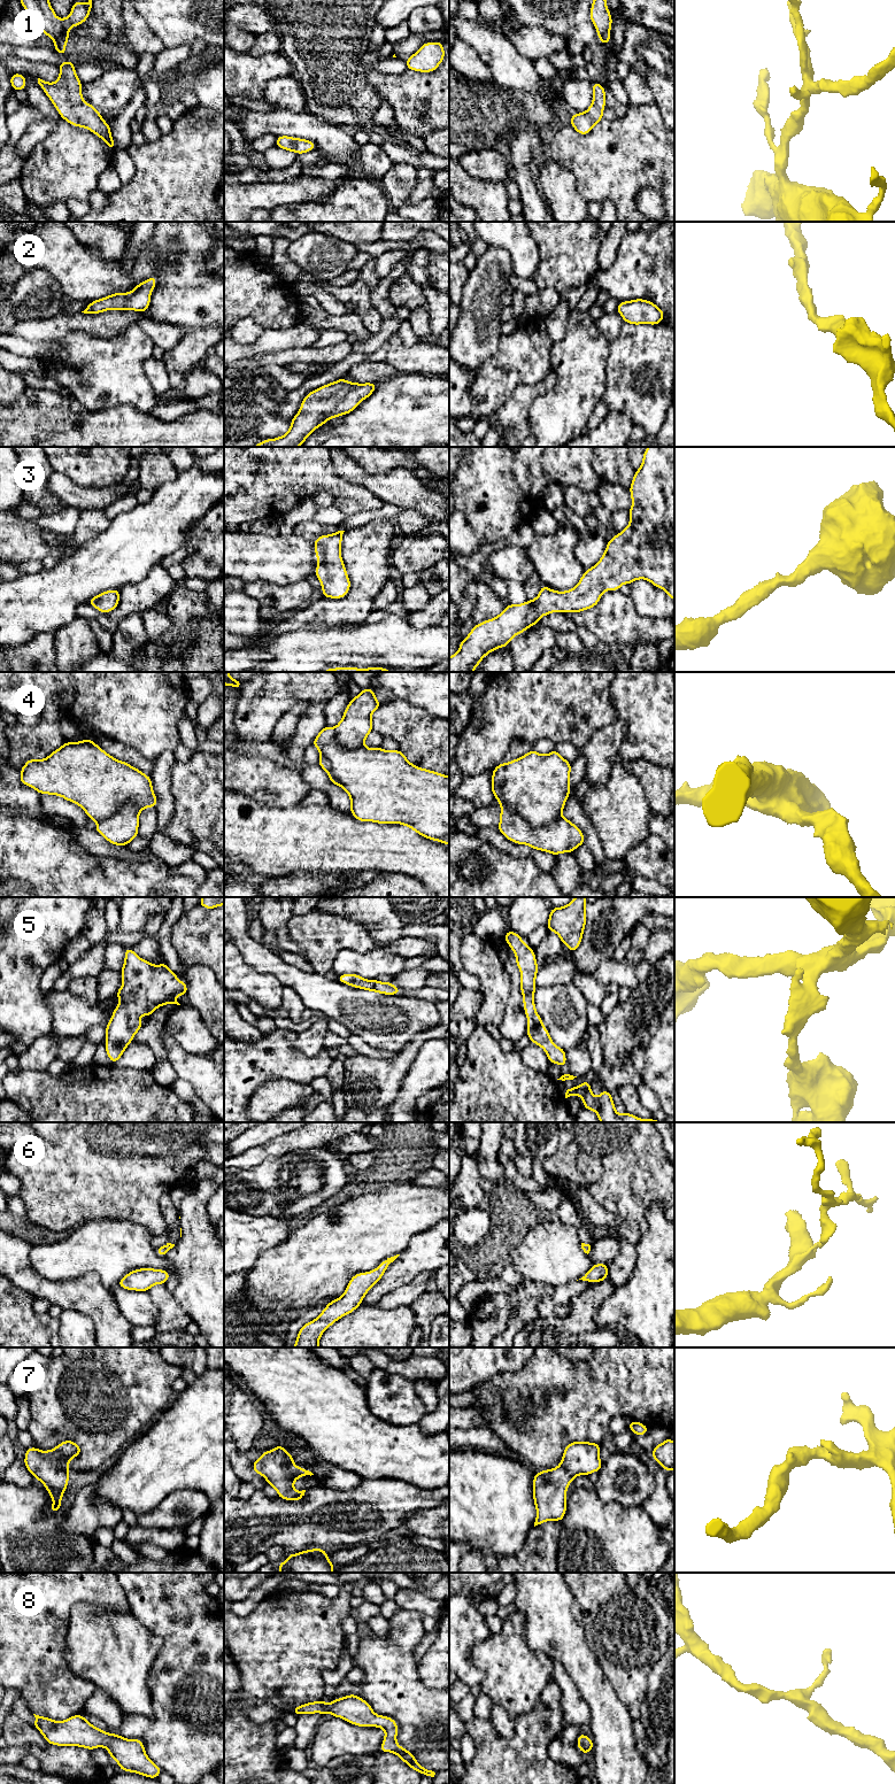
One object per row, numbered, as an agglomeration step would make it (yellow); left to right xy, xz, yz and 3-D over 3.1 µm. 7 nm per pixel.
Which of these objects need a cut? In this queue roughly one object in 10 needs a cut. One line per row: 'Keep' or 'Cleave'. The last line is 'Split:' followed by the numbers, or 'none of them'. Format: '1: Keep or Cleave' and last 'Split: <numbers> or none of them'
1: Keep
2: Keep
3: Keep
4: Keep
5: Keep
6: Keep
7: Keep
8: Keep
Split: none of them

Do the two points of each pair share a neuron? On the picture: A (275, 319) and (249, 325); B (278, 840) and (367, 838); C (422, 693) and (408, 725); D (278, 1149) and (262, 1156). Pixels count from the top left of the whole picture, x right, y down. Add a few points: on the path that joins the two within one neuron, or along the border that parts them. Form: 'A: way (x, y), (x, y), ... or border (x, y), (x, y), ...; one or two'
A: border (236, 323), (242, 318), (253, 317), (263, 327); two
B: way (300, 838), (345, 838); one
C: border (390, 701), (404, 700), (437, 718); two
D: way (275, 1149), (265, 1152); one

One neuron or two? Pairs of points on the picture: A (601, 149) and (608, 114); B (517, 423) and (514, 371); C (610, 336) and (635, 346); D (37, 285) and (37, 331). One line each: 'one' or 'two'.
A: two
B: two
C: two
D: two

